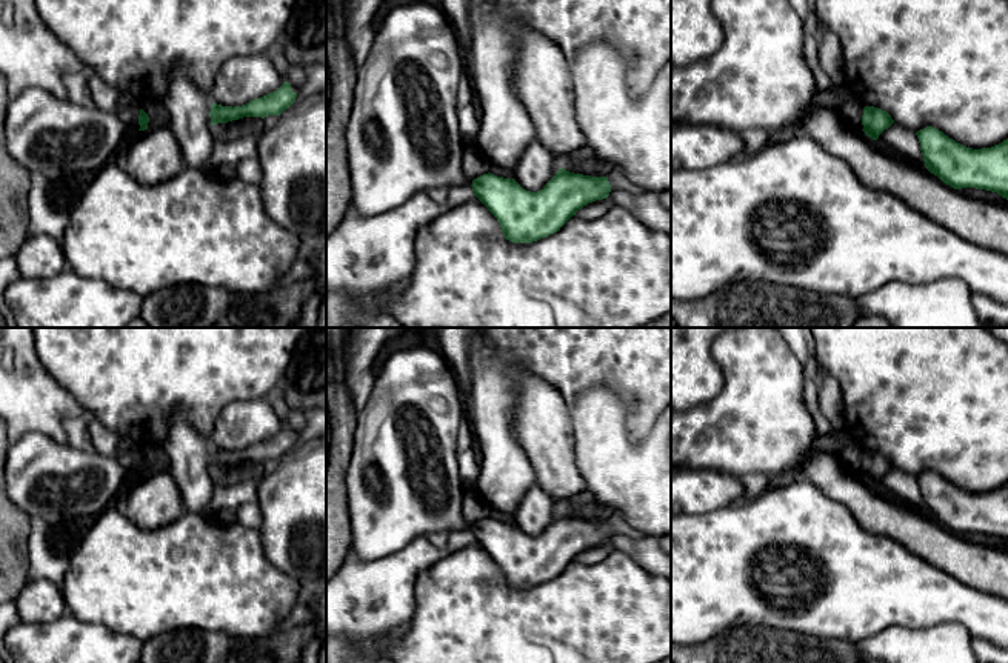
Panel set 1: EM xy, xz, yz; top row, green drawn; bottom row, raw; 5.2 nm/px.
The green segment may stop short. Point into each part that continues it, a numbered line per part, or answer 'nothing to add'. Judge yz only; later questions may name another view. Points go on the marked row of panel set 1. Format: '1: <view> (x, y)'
nothing to add

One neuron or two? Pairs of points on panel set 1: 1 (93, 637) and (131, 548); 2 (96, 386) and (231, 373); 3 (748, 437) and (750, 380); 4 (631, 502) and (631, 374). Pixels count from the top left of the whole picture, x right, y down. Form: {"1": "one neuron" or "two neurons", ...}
{"1": "two neurons", "2": "one neuron", "3": "one neuron", "4": "two neurons"}

